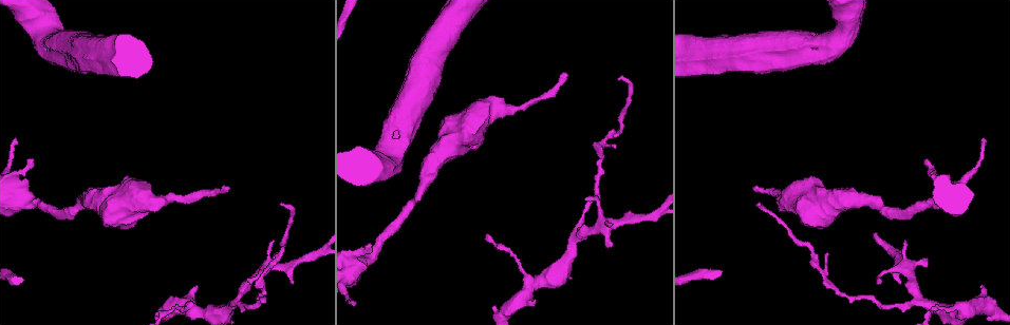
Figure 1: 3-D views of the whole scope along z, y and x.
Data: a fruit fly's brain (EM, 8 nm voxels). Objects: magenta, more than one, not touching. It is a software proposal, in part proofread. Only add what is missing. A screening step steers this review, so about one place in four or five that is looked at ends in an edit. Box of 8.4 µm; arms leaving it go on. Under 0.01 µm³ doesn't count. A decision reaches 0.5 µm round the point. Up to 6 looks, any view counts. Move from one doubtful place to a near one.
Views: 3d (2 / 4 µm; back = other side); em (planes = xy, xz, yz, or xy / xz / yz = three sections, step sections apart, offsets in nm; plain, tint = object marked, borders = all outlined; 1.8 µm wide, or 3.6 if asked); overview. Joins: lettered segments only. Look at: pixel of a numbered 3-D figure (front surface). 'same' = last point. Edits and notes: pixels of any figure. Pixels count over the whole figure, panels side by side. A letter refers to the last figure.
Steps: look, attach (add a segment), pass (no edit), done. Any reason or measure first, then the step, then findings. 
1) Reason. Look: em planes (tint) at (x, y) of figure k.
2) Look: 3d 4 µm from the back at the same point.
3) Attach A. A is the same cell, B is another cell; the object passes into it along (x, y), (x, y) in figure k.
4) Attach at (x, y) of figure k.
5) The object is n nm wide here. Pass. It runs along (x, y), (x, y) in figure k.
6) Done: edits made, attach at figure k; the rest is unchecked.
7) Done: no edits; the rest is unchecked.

An open end. Look: em xy step 8 (tint) at (924, 258) of figure 1.

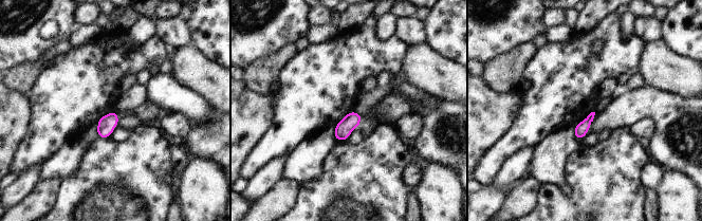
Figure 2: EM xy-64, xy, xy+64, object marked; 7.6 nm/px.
Look: em planes (borders) at the same point.

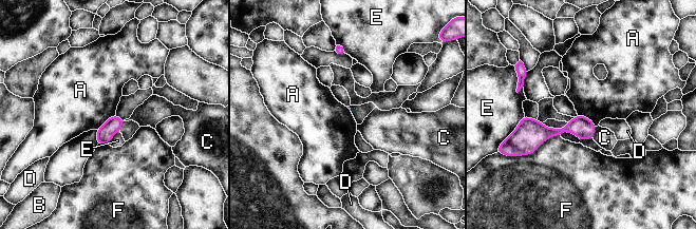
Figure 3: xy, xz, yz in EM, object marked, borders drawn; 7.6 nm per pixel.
The longest contact is with F, 320 nm. Pass. A, B, C, D, E and F are other cells; none of them fits.

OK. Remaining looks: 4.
An open end. Look: 3d 2 µm at (534, 301) of figure 1.

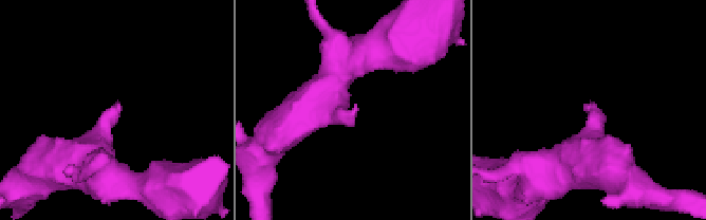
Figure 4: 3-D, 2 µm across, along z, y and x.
Look: em planes (borders) at (586, 105) of figure 4.

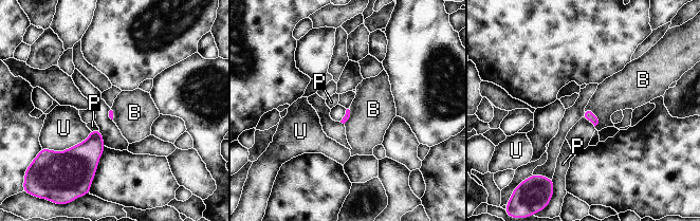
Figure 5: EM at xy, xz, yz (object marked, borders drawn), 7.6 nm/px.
Pass. B, P and U are other cells; a border runs along (585, 109), (597, 118), (595, 126) in figure 5; no lettered segment goes on from it.

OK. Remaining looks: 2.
An open end. Look: em planes (borders) at (566, 74) of figure 1.

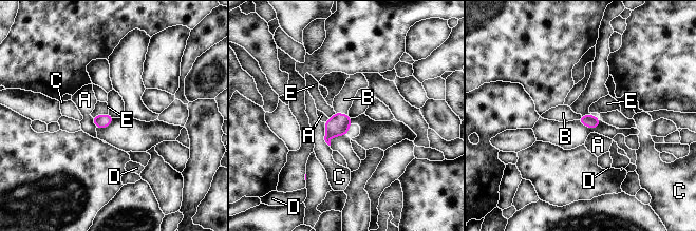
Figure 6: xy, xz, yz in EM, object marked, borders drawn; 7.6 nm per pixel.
The longest contact is with C, 190 nm. Attach B. B is the same cell, A, C, D and E are other cells; the object passes into it along (338, 124), (341, 114), (342, 102) in figure 6; it goes on there.

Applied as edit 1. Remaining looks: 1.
Done: edits made, attach at figure 6; the rest is unchecked.

